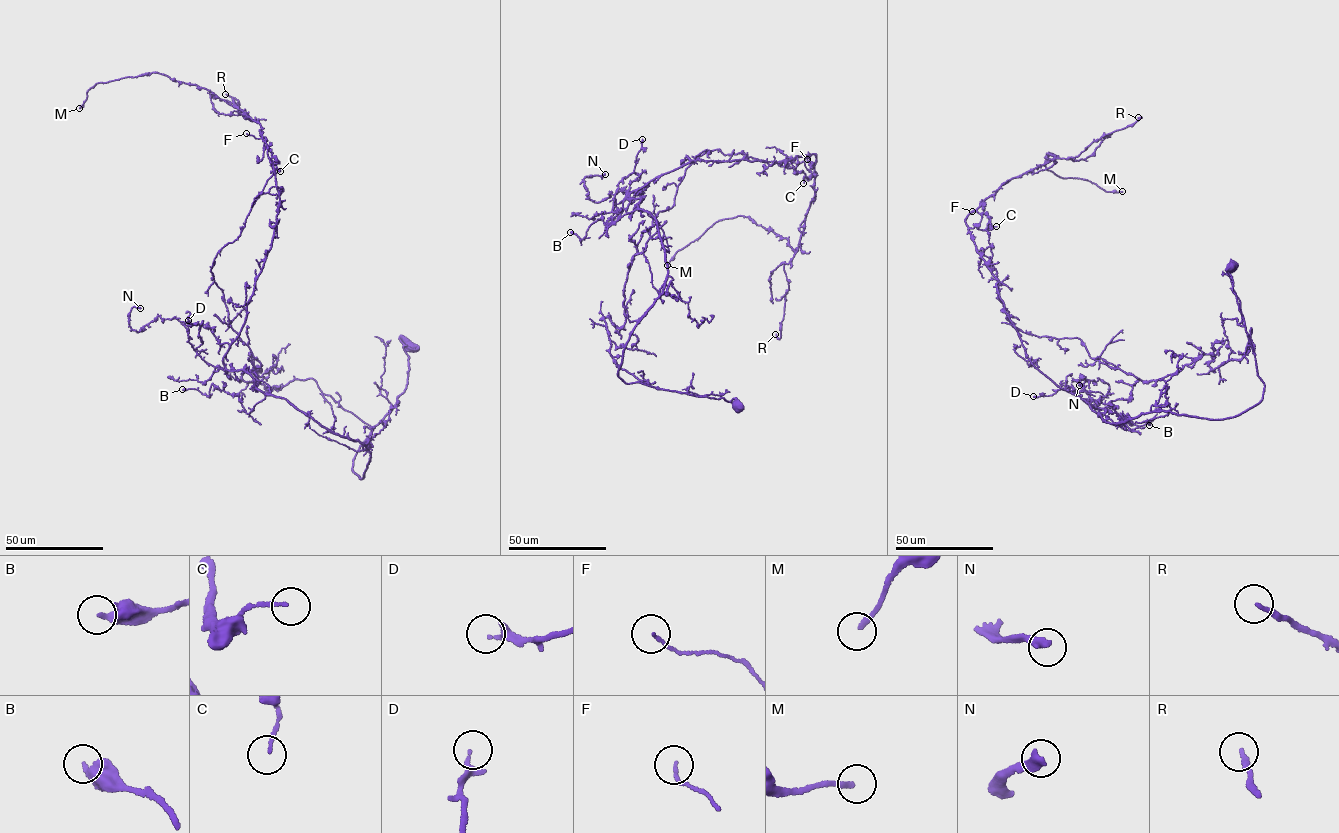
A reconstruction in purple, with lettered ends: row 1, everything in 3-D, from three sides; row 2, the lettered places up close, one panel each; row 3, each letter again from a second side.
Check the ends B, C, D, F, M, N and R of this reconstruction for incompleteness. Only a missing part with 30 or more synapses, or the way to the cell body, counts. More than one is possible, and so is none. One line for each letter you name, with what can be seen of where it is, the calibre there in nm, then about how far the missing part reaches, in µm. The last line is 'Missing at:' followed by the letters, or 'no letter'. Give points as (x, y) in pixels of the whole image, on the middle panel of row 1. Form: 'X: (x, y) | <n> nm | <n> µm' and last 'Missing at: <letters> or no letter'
M: (667, 265) | 200 nm | 80 µm
Missing at: M

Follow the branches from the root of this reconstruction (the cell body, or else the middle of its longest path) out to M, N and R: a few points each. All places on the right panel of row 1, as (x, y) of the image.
M: (1233, 266), (1261, 401), (1222, 419), (1104, 422), (1027, 356), (965, 218), (1049, 153), (1061, 177), (1122, 191)
N: (1233, 266), (1261, 401), (1115, 424), (1071, 392), (1084, 377), (1109, 384), (1096, 403), (1079, 385)
R: (1233, 266), (1264, 386), (1234, 416), (1106, 422), (1027, 356), (966, 217), (1013, 178), (1138, 117)

